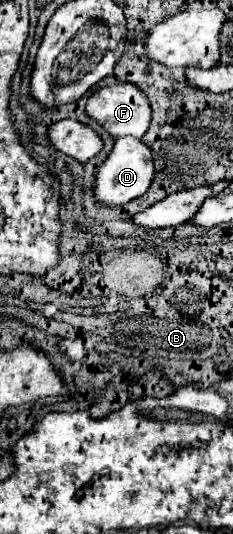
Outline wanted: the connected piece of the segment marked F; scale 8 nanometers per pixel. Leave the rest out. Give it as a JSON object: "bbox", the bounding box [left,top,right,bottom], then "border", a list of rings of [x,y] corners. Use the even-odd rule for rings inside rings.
{"bbox":[85,84,151,140],"border":[[[113,84],[113,86],[105,86],[101,90],[97,90],[95,94],[89,96],[87,106],[85,106],[85,114],[89,118],[93,118],[97,124],[101,124],[115,140],[123,138],[123,136],[135,136],[141,138],[151,122],[151,106],[149,100],[143,92],[139,92],[139,88],[135,88],[133,84]]]}

